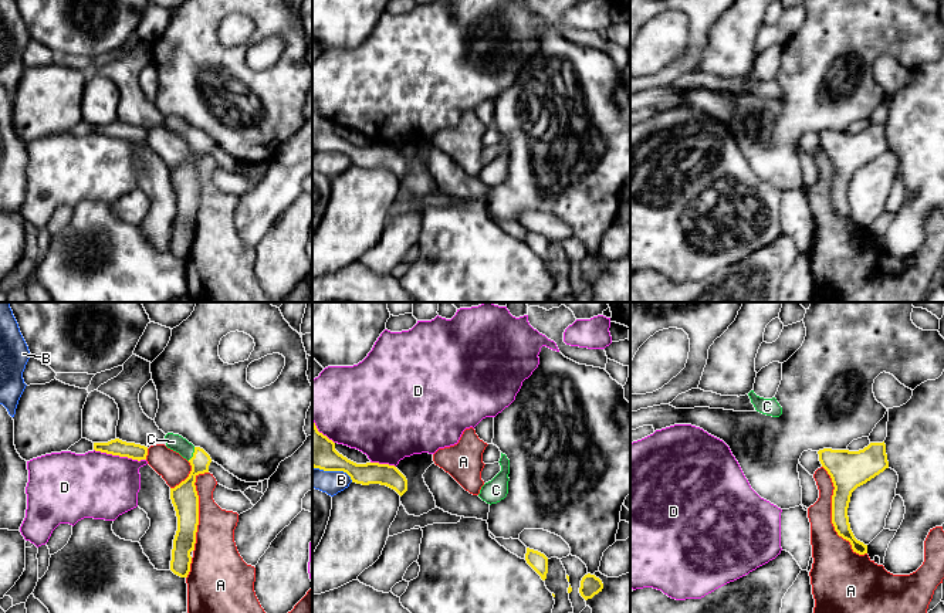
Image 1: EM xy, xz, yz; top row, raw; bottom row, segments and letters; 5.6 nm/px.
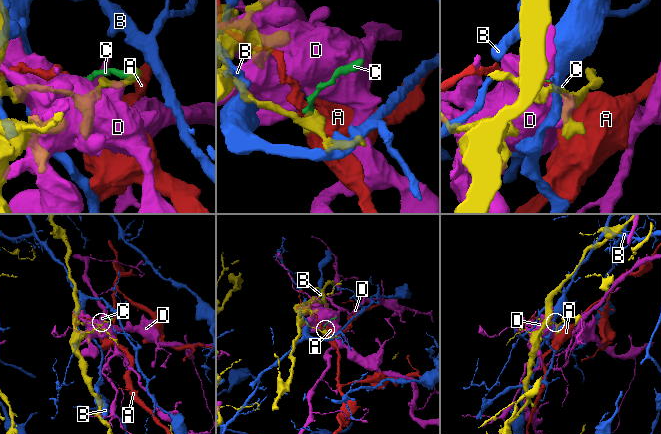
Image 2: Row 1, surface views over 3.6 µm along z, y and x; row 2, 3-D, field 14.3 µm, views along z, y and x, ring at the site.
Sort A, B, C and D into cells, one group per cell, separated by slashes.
A / B / C / D

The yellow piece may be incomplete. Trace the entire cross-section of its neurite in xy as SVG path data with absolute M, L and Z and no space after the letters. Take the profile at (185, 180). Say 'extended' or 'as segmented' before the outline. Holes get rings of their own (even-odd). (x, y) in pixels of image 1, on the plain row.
extended | M168 115L165 122L168 131L179 135L192 148L189 159L170 170L170 182L177 199L170 253L180 260L187 260L199 207L199 177L194 165L199 156L209 155L212 140L203 131L194 129L179 116Z

